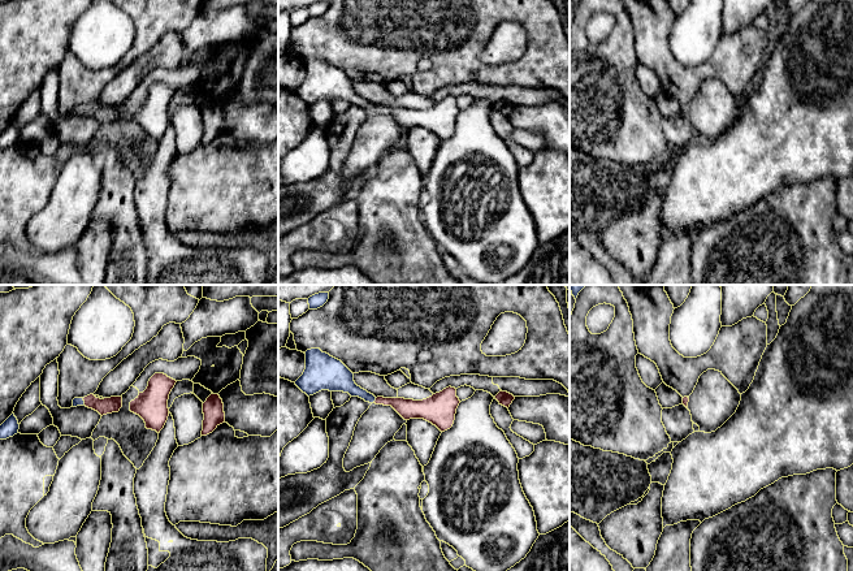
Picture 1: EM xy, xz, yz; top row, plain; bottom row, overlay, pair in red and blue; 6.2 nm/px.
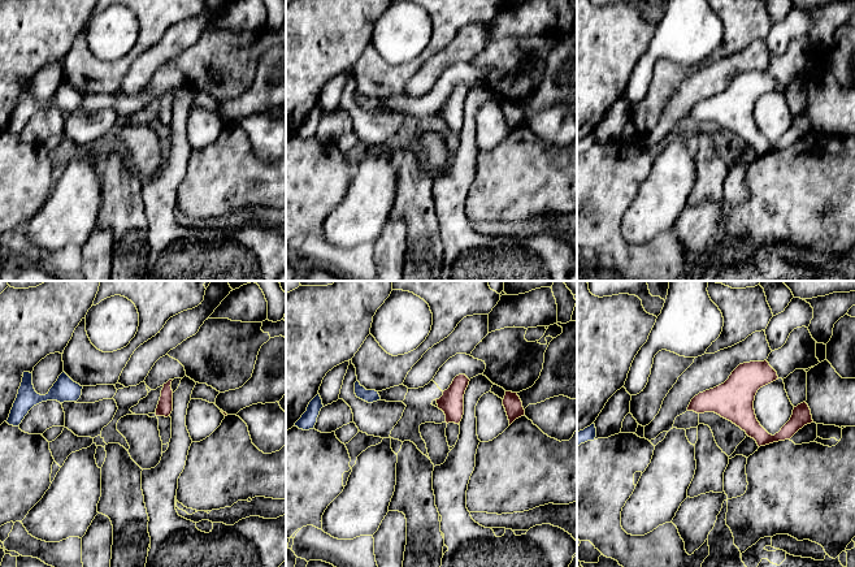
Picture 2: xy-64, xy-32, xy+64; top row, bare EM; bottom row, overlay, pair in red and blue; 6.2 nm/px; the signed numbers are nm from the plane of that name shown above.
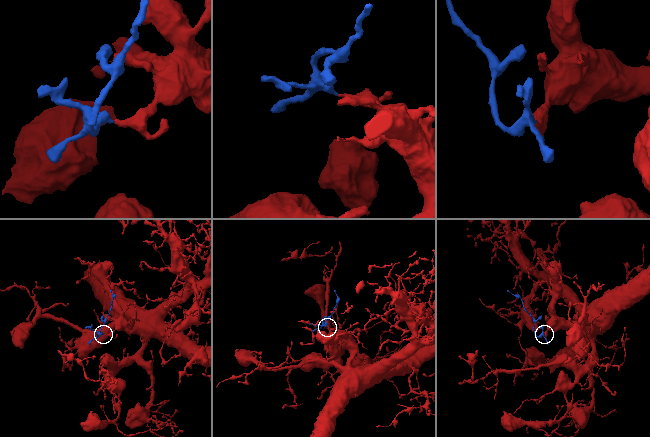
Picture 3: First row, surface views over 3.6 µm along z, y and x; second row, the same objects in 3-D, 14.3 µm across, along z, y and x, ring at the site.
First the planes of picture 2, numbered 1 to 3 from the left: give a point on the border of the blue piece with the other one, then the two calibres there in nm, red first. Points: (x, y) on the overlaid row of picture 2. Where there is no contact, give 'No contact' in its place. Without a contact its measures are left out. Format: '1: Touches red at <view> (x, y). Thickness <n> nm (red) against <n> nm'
1: No contact
2: No contact
3: No contact

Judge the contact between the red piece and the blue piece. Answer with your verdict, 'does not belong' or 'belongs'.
belongs

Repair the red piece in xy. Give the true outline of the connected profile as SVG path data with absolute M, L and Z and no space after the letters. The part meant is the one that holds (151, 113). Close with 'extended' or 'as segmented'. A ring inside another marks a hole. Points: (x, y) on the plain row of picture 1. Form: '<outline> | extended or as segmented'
M155 82L150 87L147 98L130 111L130 120L144 129L147 138L160 142L164 137L169 125L169 103L176 91L164 82Z | as segmented

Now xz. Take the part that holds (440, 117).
M311 57L306 61L306 78L295 94L308 105L321 99L343 100L359 105L369 112L391 114L404 129L424 127L436 134L441 140L450 138L460 112L455 96L446 96L423 109L404 107L374 105L358 95L354 82L338 68Z | extended

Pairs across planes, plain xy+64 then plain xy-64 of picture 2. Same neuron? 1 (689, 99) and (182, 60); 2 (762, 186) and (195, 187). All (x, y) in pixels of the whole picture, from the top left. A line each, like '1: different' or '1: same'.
1: different
2: same

